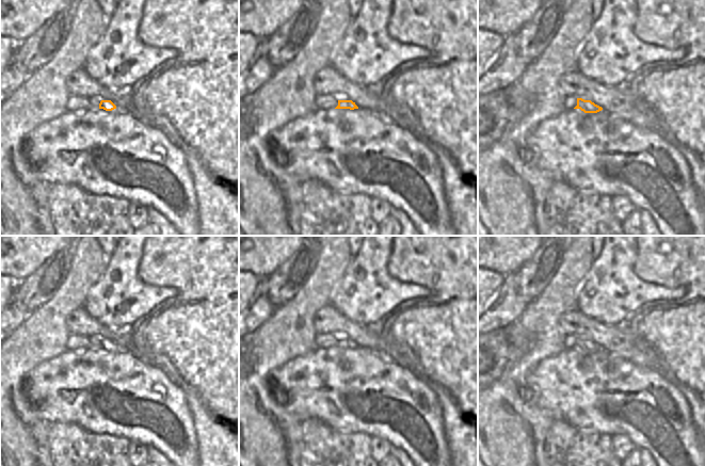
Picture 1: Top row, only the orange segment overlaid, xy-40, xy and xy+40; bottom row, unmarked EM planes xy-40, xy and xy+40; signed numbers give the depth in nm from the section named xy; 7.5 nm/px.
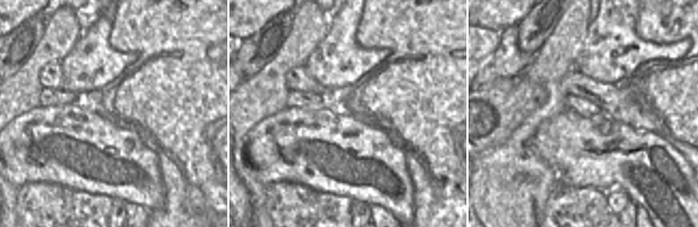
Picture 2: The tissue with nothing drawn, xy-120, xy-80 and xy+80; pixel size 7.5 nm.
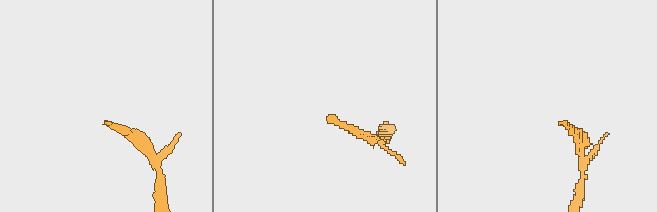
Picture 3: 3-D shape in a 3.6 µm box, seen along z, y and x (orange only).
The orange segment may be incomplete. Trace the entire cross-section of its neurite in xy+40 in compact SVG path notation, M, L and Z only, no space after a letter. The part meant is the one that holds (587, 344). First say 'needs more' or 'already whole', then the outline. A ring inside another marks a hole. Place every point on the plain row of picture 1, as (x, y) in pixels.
needs more; M566 335L564 338L564 344L566 348L580 348L584 352L597 352L603 349L602 346L595 343L591 339L584 339L582 337L574 337Z

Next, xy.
needs more; M317 334L315 338L315 344L317 350L322 350L324 348L358 348L358 346L352 339L338 339L333 335L320 335Z

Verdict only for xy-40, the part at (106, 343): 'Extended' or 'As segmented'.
Extended

